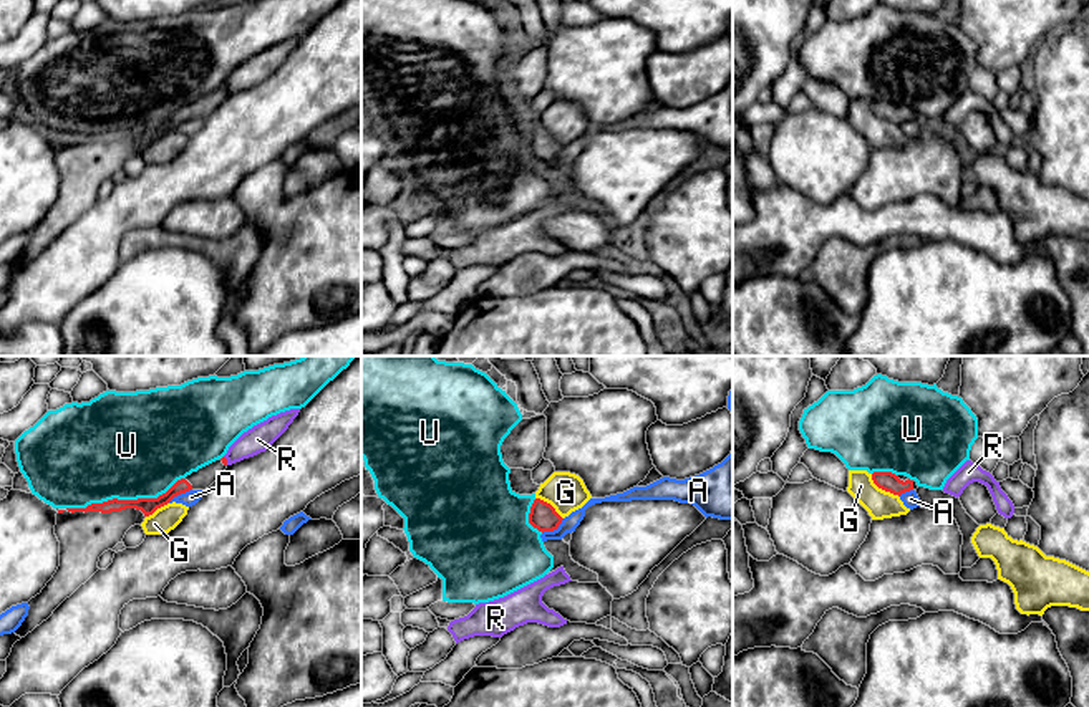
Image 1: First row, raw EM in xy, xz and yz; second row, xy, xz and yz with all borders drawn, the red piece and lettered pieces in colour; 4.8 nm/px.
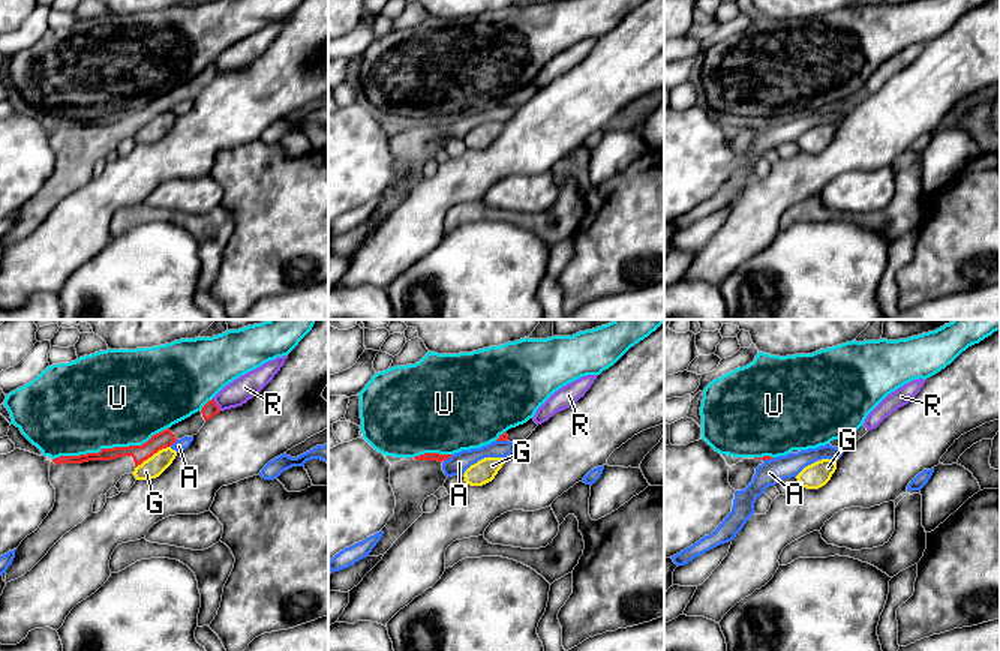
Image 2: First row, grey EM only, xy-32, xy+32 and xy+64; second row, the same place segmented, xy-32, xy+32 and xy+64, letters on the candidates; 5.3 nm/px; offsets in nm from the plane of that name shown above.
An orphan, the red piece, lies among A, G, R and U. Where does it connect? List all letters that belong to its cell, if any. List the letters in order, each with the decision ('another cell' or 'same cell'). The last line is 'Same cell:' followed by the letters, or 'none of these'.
A: another cell
G: another cell
R: another cell
U: another cell
Same cell: none of these

